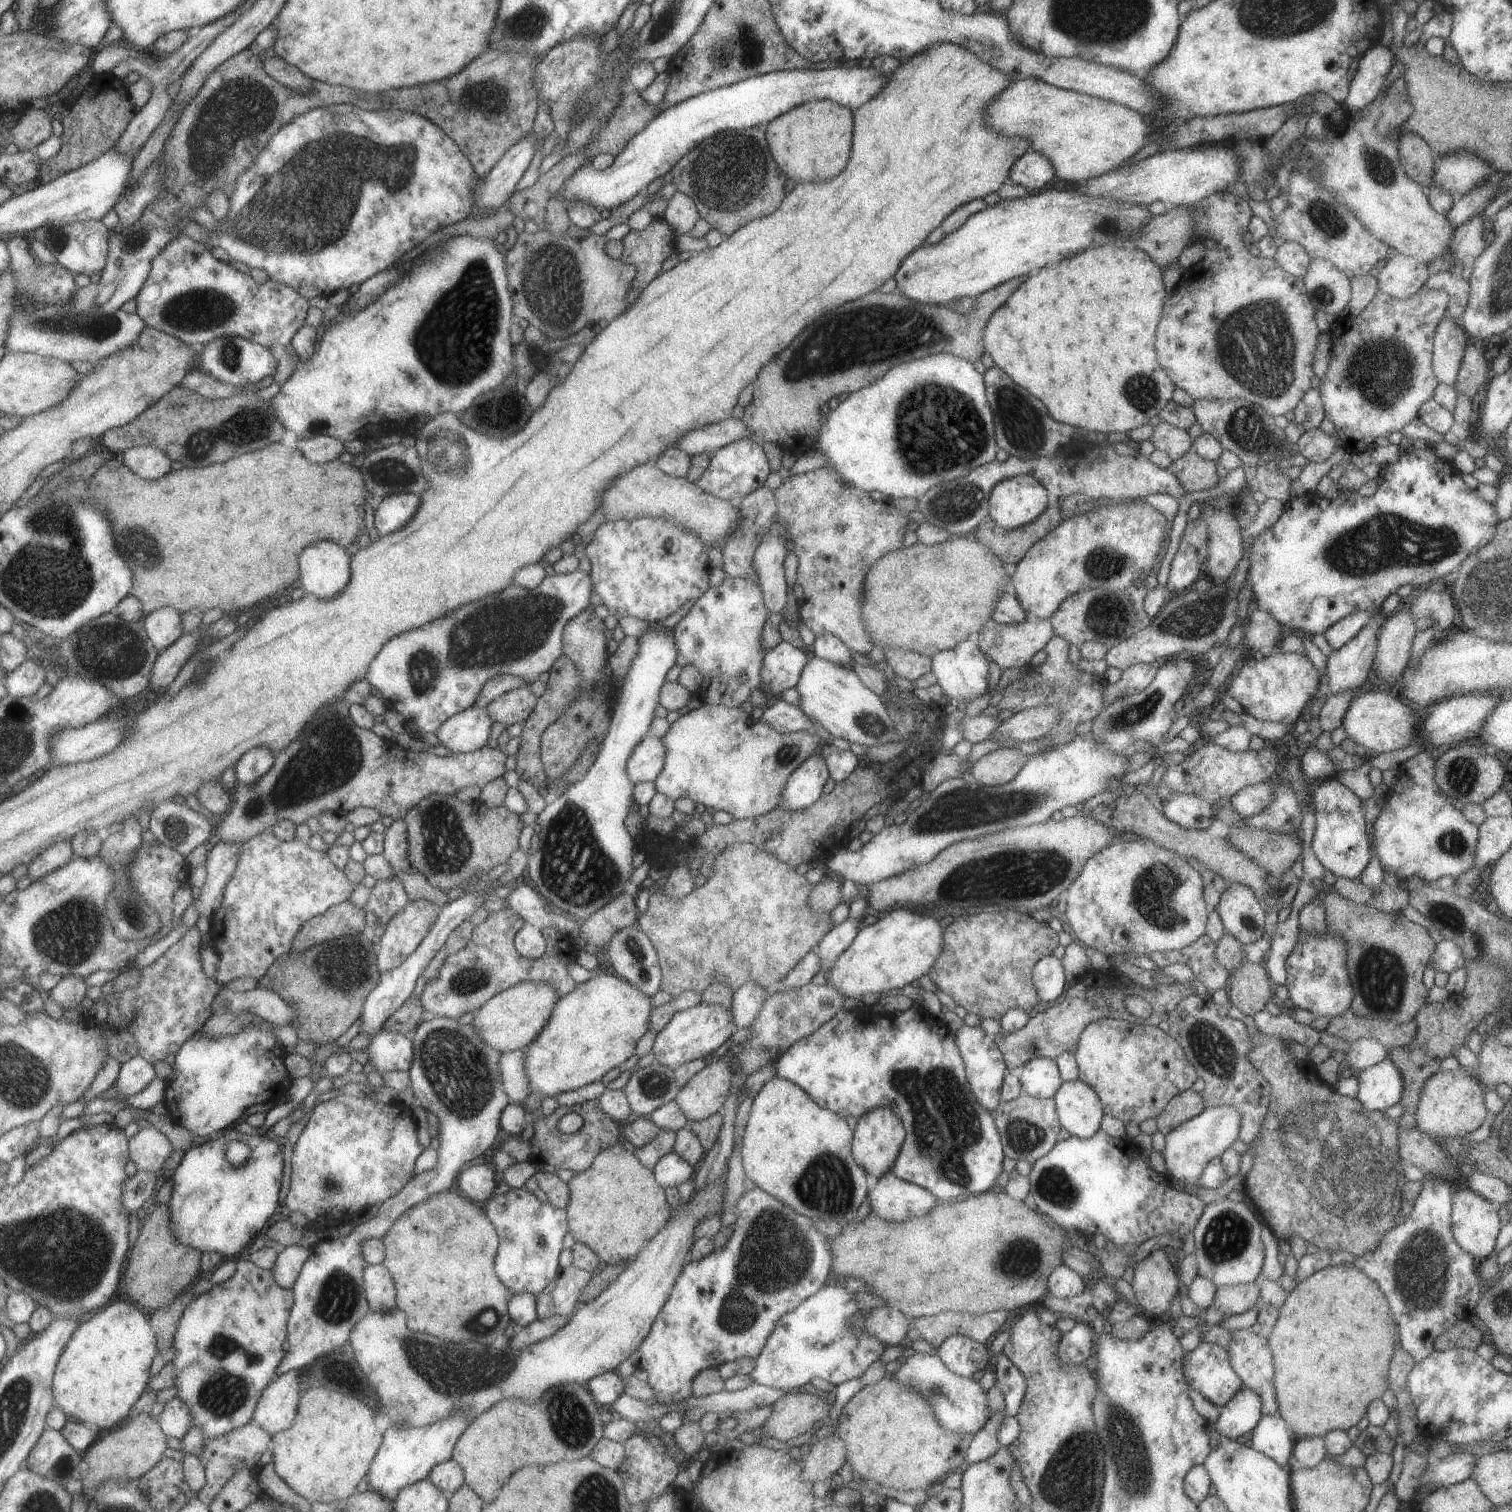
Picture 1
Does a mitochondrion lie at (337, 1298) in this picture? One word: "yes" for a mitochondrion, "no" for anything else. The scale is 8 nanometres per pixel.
yes

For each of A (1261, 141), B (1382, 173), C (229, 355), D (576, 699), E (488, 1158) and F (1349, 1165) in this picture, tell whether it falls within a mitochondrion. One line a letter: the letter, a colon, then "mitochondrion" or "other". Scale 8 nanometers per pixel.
A: other
B: mitochondrion
C: mitochondrion
D: other
E: other
F: mitochondrion

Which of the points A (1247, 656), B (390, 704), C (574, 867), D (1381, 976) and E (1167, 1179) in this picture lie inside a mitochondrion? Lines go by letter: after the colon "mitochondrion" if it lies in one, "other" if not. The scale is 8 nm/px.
A: other
B: other
C: mitochondrion
D: mitochondrion
E: other

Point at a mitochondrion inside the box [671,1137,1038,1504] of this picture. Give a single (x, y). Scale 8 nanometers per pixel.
(775, 1253)

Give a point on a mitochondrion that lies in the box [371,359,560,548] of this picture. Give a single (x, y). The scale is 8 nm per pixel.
(439, 459)

